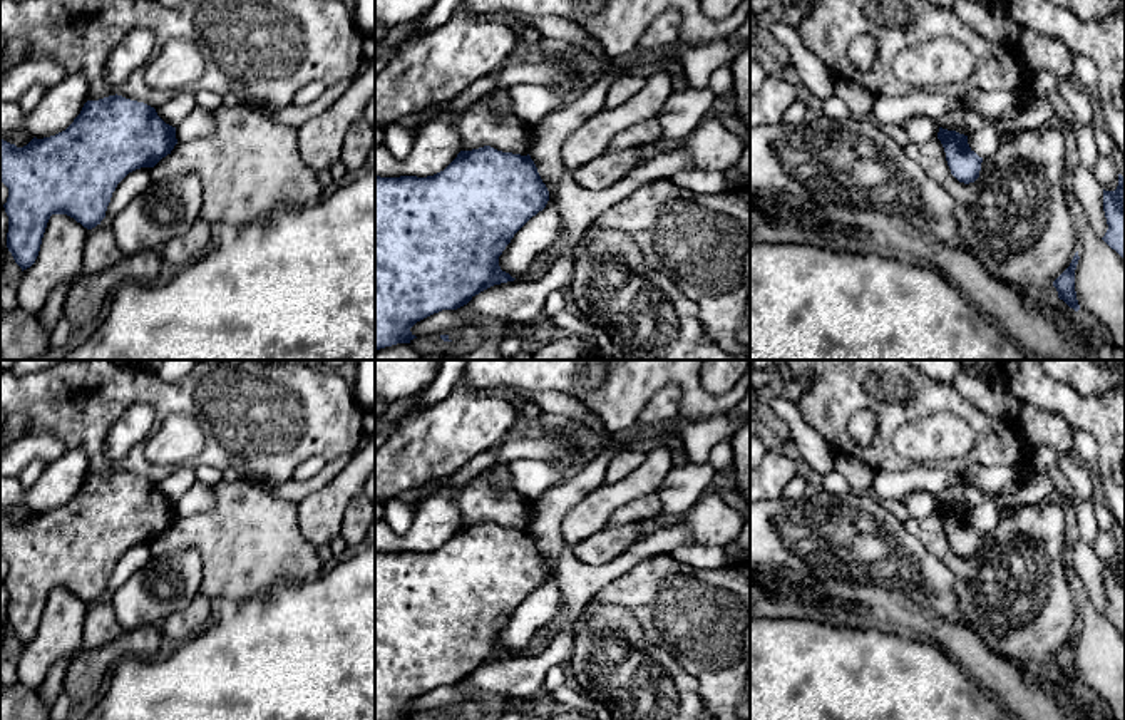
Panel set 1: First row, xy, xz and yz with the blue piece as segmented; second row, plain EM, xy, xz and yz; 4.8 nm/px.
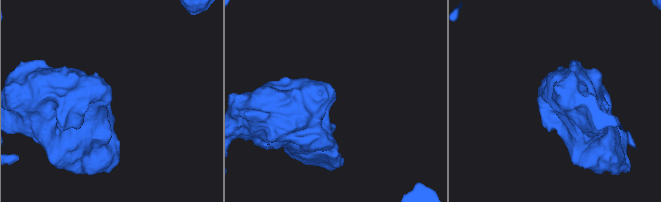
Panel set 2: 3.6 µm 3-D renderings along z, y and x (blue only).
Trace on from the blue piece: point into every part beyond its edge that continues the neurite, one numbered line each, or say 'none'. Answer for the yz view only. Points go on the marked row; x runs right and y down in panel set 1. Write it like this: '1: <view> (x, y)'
none

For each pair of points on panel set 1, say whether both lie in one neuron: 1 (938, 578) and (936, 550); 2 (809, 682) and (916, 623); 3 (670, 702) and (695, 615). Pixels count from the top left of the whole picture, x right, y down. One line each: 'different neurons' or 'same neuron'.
1: different neurons
2: different neurons
3: different neurons

